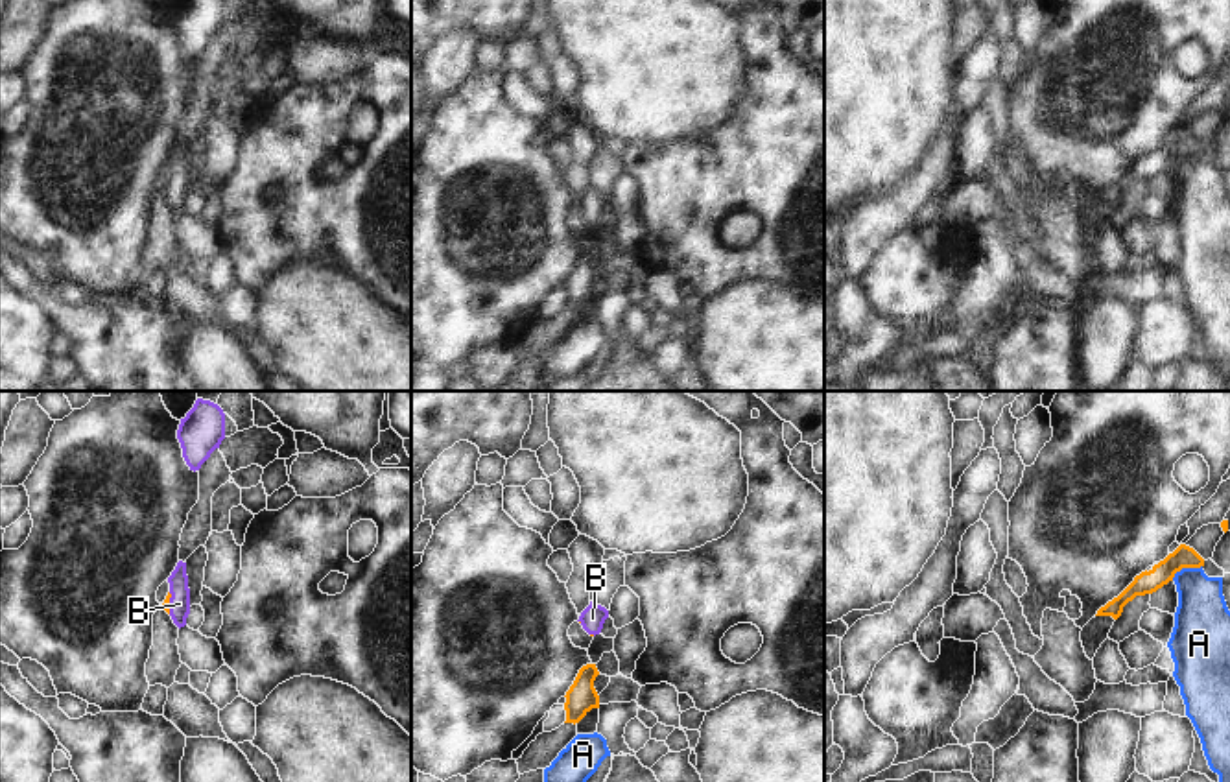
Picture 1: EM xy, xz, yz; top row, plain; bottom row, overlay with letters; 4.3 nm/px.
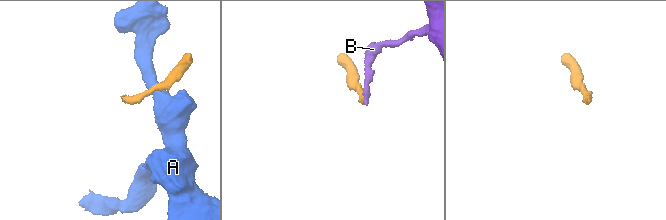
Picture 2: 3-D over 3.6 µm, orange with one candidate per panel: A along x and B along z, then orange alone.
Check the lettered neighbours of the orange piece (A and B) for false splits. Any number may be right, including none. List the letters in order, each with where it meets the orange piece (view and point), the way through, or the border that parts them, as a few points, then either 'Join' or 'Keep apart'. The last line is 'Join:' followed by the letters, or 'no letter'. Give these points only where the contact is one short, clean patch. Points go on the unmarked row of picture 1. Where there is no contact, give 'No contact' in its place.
A: Touches orange at yz (1184, 154). Boundary: yz (1201, 152), (1181, 155), (1171, 166). Keep apart
B: Touches orange at xy (168, 190). Path across: xy (166, 189), (168, 190), (179, 190). Join
Join: B

